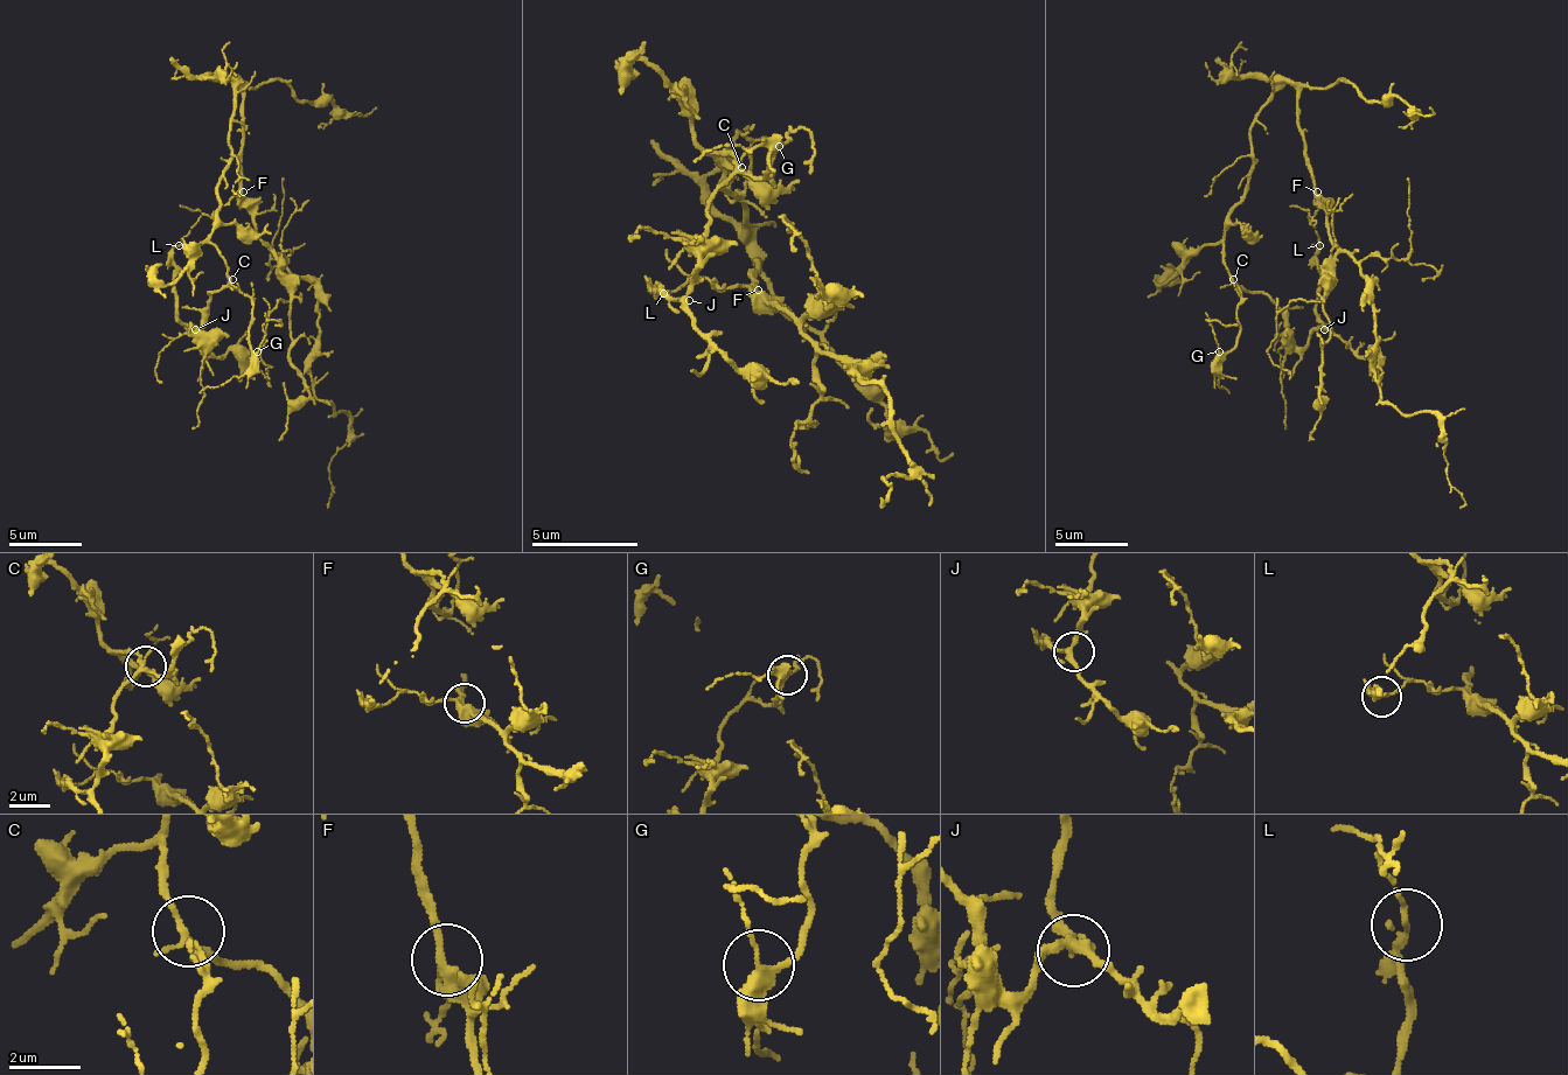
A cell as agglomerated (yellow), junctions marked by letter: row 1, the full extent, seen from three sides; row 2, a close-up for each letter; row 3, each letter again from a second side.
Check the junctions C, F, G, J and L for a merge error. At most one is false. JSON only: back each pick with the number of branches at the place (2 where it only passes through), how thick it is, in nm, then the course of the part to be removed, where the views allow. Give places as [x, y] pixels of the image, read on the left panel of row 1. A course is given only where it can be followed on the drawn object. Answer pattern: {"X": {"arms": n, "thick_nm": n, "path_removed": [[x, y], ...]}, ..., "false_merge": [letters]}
{"L": {"arms": 2, "thick_nm": 170, "path_removed": [[178, 246], [178, 315], [200, 333], [203, 358], [200, 424], [192, 427]]}, "false_merge": ["L"]}

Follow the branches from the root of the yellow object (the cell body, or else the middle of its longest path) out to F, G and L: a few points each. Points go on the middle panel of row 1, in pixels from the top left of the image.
F: (715, 290), (737, 290), (741, 284), (752, 284), (758, 290)
G: (715, 290), (689, 279), (656, 295), (678, 300), (694, 284), (710, 200), (737, 173), (768, 179), (779, 146)
L: (715, 290), (704, 279), (689, 279), (662, 295)

